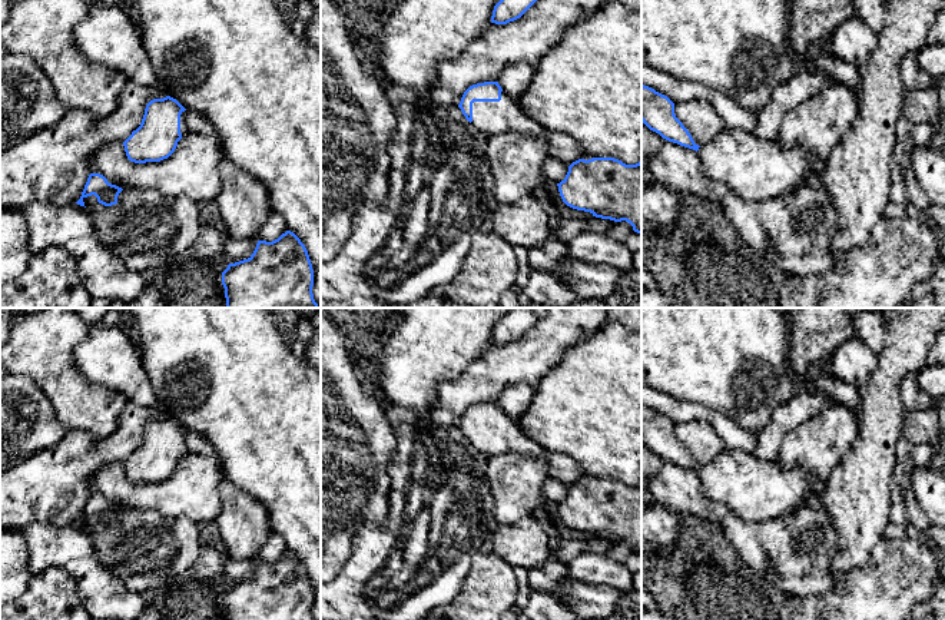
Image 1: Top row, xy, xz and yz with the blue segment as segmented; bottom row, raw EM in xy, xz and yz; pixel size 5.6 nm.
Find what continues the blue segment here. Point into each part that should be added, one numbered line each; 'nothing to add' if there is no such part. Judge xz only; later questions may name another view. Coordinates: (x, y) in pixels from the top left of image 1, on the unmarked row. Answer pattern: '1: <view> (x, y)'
1: xz (491, 438)

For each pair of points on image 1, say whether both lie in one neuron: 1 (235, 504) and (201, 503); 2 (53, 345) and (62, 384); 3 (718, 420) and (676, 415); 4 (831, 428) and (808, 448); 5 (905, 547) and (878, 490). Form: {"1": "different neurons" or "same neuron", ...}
{"1": "different neurons", "2": "same neuron", "3": "same neuron", "4": "same neuron", "5": "different neurons"}

